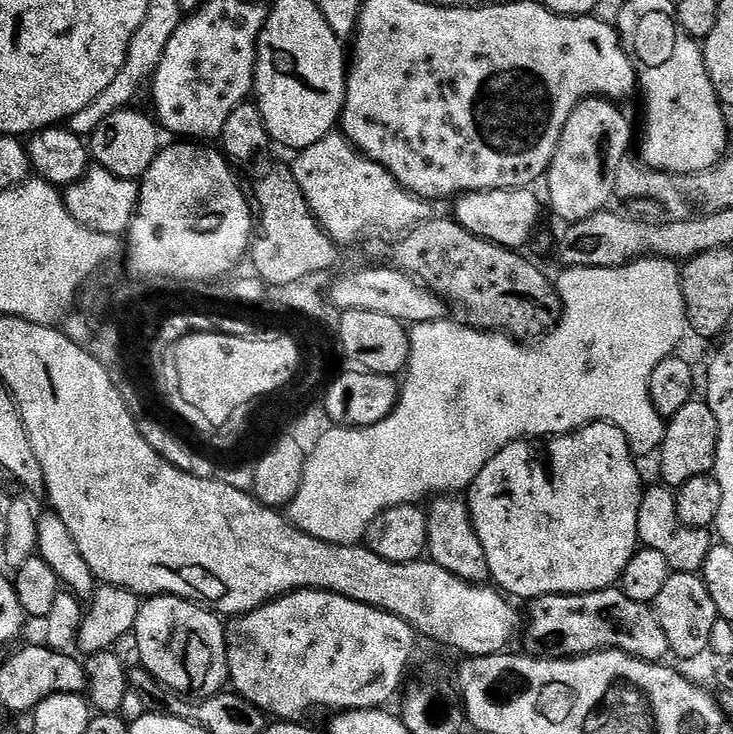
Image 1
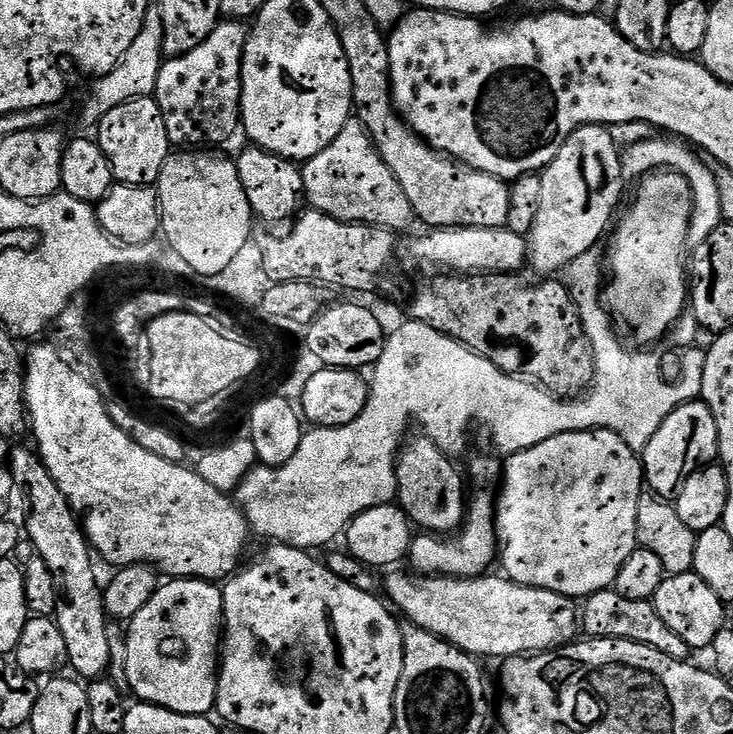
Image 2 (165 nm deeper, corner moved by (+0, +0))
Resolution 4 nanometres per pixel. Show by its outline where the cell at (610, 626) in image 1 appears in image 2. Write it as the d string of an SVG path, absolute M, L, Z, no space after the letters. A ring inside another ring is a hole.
M615 590L596 592L587 597L588 612L586 608L586 632L592 638L601 640L633 640L635 644L645 644L662 654L675 660L687 661L693 655L693 648L686 646L662 618L658 618L658 610L651 600L631 600L622 598Z

